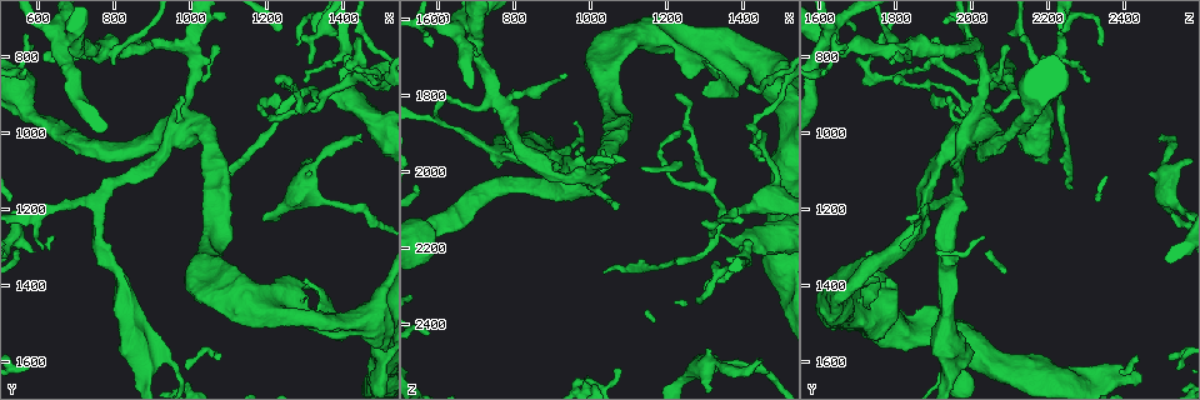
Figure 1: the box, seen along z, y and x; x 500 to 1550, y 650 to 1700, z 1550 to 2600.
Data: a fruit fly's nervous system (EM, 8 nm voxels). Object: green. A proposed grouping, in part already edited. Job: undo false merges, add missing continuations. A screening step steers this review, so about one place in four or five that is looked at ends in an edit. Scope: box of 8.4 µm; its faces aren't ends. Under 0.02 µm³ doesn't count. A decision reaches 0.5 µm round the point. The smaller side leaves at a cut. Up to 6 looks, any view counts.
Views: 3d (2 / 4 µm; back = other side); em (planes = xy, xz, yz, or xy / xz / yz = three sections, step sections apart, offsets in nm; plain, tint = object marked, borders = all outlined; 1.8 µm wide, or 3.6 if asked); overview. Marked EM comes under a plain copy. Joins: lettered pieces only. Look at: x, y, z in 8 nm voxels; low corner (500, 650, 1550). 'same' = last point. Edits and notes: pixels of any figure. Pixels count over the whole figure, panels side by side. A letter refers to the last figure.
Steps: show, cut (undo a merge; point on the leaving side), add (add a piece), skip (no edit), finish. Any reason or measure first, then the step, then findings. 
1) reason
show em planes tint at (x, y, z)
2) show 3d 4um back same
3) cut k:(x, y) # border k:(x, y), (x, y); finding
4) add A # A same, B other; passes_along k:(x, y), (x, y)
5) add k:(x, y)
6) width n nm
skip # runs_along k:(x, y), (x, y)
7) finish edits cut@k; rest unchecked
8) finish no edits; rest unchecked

abrupt turn
show em planes borders at (670, 760, 1625)

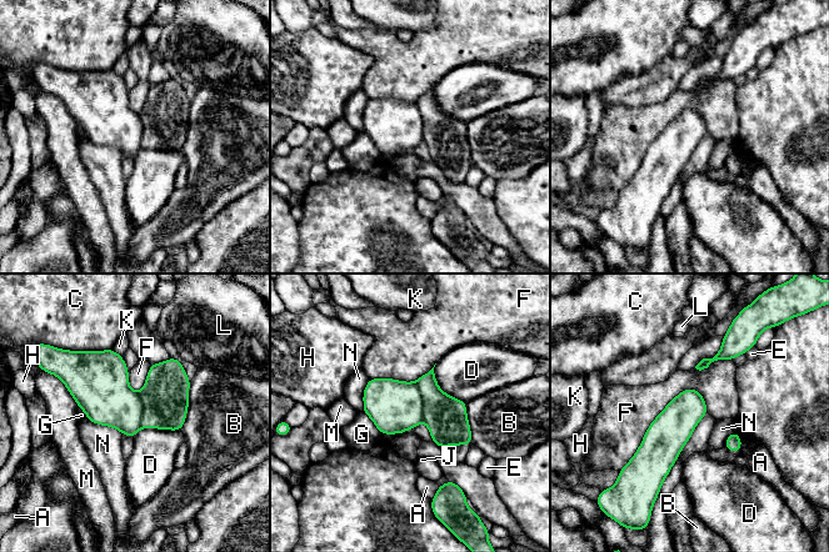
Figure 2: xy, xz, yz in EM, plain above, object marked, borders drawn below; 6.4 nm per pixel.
width 260 nm
cut 2:(395, 406) # A other, B other, C other, D other, E other, F other, G other, H other, J other, K other, L other, M other, N other; border 2:(415, 382), (423, 404), (424, 420); a second cell is stuck on

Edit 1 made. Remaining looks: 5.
redraw
show overview

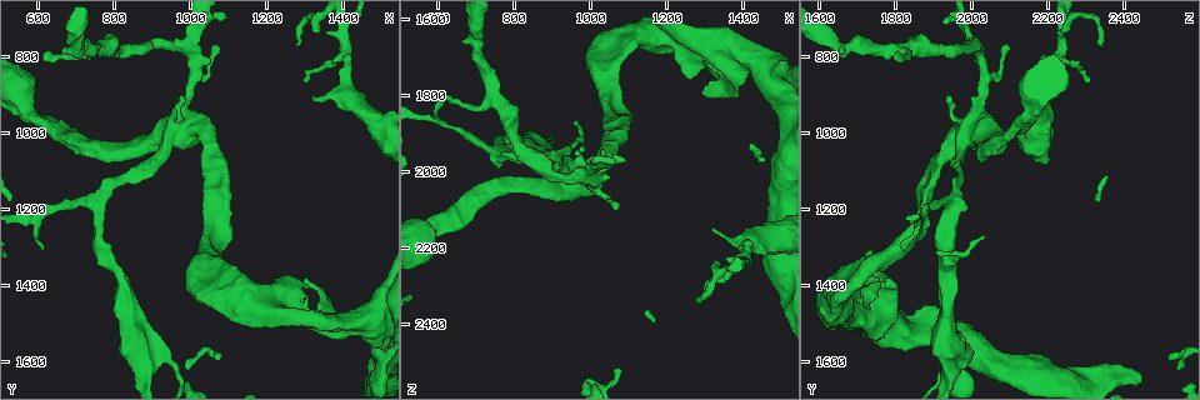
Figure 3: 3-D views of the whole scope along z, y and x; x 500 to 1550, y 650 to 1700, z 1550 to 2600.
sudden change in width
show 3d 2um at (1005, 805, 2025)

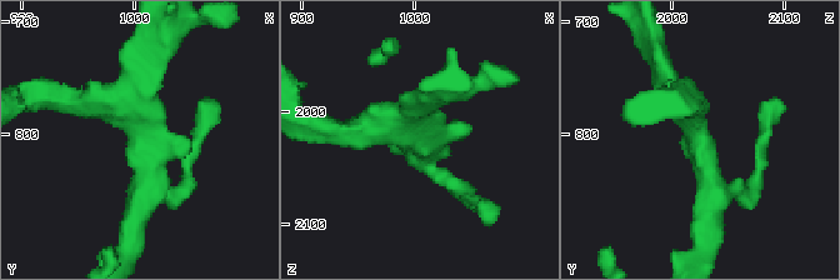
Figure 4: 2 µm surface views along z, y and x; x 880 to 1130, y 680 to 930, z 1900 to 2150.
shape alone is not enough
show em xz step 16 borders at (1006, 808, 2028)

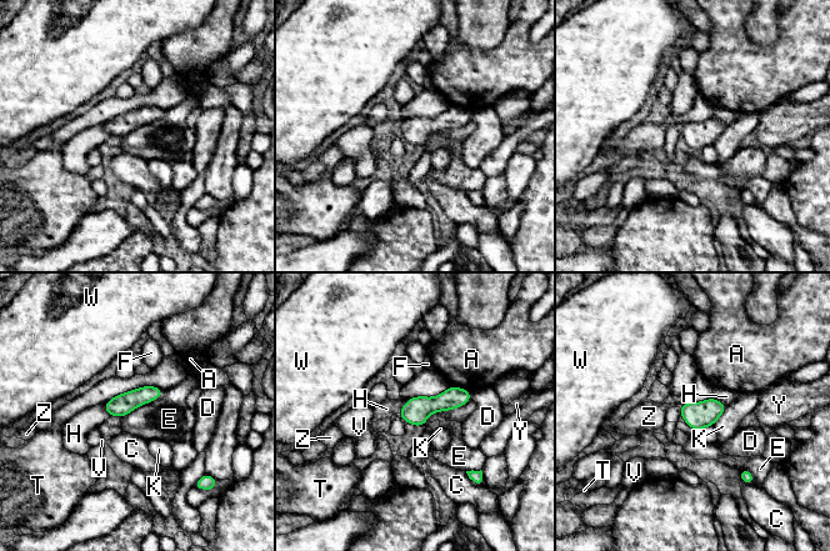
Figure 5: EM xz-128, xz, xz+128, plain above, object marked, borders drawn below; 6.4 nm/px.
another direction
show em xy step 4 borders same

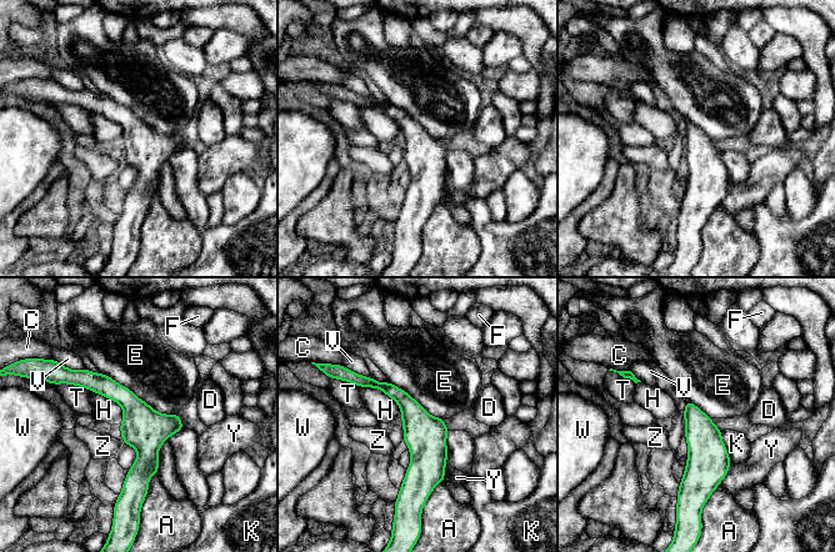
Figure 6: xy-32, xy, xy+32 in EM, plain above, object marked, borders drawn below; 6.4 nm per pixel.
longest_contact E 550 nm
skip # A other, C other, D other, E other, F other, H other, K other, T other, V other, W other, Y other, Z other; runs_along 6:(78, 374), (140, 418), (131, 492); one cell here

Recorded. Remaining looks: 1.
finish edits cut@2; rest unchecked

